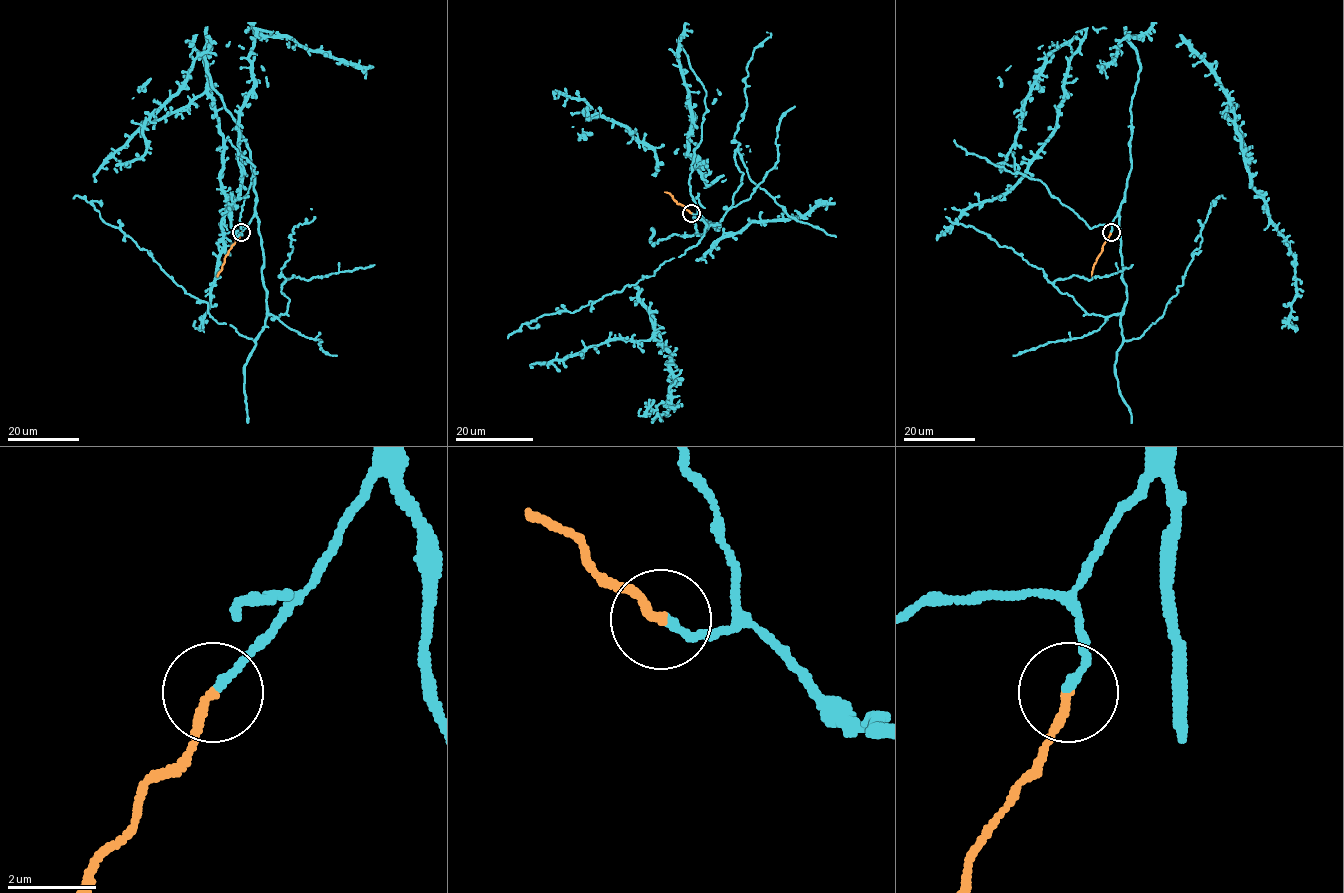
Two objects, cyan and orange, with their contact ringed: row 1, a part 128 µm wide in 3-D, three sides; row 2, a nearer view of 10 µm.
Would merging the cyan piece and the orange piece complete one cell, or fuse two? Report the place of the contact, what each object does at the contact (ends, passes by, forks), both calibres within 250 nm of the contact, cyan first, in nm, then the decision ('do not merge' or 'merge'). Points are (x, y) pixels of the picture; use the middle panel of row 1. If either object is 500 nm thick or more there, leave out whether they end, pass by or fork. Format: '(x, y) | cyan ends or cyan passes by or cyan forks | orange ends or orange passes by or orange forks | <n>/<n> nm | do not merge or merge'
(691, 213) | cyan ends | orange ends | 190/200 nm | merge

